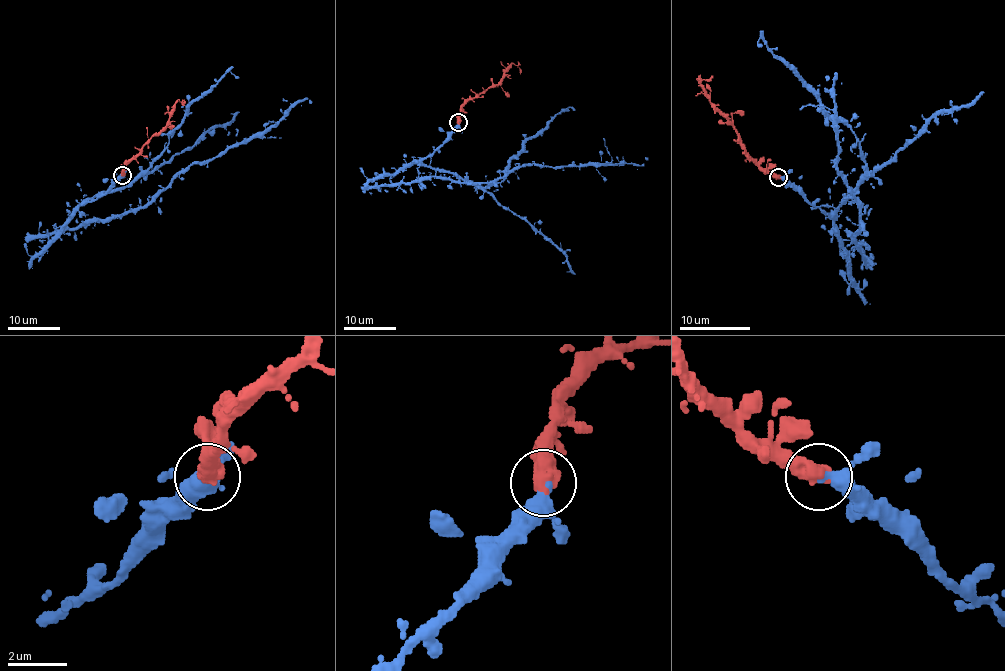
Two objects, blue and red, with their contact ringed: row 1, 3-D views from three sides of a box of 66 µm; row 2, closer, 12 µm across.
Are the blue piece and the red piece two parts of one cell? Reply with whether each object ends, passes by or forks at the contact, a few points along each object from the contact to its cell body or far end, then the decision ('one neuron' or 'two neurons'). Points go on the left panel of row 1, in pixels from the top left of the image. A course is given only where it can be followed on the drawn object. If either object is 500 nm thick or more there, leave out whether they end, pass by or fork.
course blue (123, 175), (54, 227), (145, 208), (191, 165), (260, 137), (292, 107), (307, 98), (311, 103); course red (122, 175), (123, 168), (168, 123), (175, 103), (184, 99); one neuron

